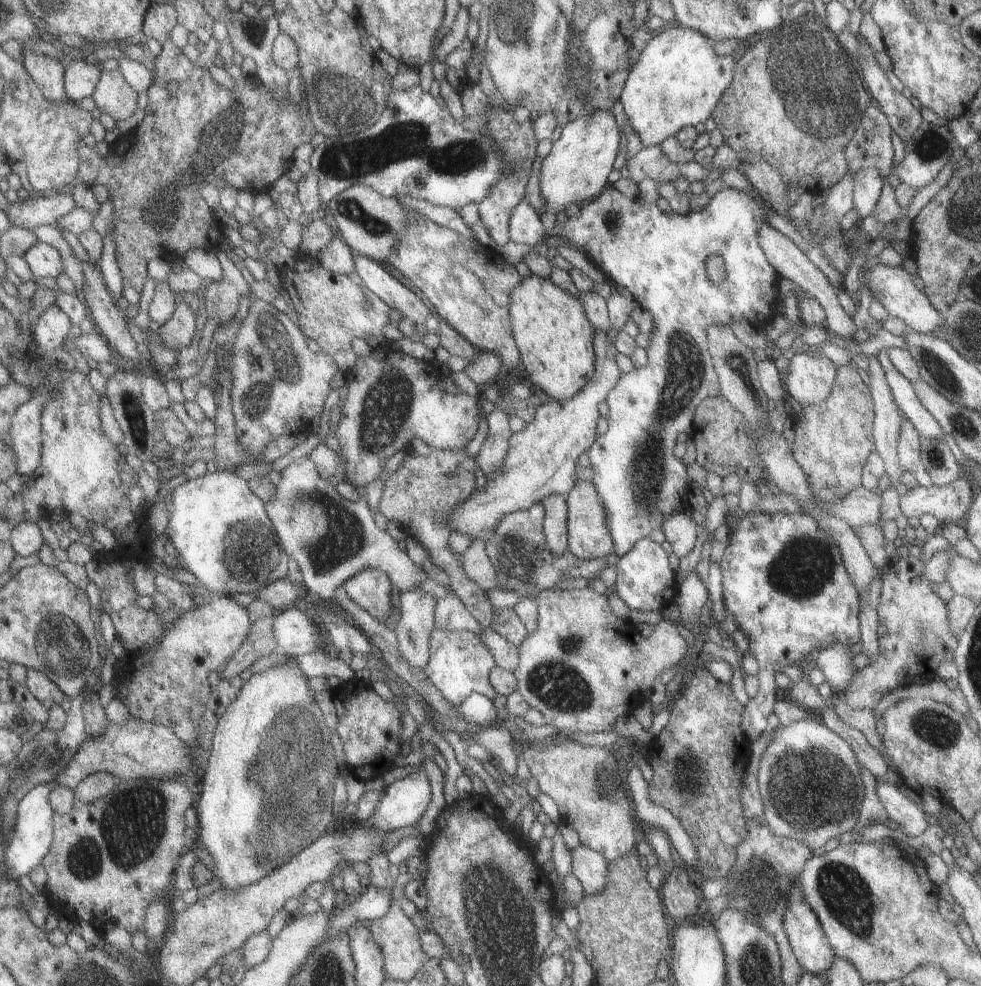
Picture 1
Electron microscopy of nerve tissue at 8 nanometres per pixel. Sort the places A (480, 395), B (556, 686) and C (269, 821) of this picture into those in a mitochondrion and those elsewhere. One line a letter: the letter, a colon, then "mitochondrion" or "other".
A: other
B: mitochondrion
C: mitochondrion

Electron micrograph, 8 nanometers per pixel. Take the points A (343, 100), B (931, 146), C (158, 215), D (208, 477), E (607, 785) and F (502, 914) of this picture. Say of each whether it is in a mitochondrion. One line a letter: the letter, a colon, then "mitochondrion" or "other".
A: mitochondrion
B: mitochondrion
C: mitochondrion
D: other
E: mitochondrion
F: mitochondrion

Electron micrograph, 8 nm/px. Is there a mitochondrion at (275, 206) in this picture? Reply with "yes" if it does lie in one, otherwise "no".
no

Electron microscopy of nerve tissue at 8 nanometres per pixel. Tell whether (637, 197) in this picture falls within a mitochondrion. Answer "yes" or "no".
no

